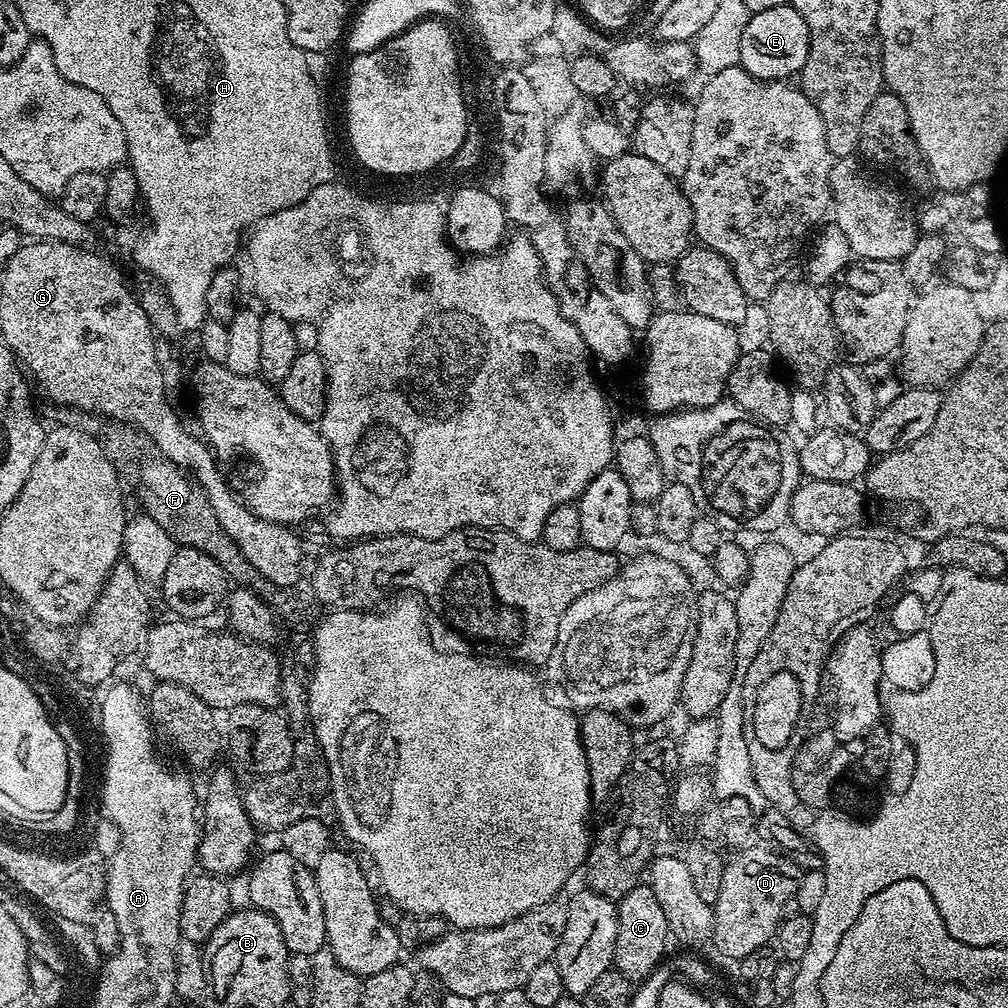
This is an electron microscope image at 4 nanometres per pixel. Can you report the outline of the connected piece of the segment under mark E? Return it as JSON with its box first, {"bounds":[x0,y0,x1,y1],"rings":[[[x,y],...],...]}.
{"bounds":[739,2,808,82],"rings":[[[785,2],[782,6],[774,6],[770,10],[762,10],[749,15],[746,30],[742,30],[739,67],[745,68],[750,75],[759,80],[779,80],[784,82],[795,77],[804,69],[807,53],[808,27],[806,22],[802,18],[802,14],[798,14],[798,10],[793,8],[791,3]]]}

